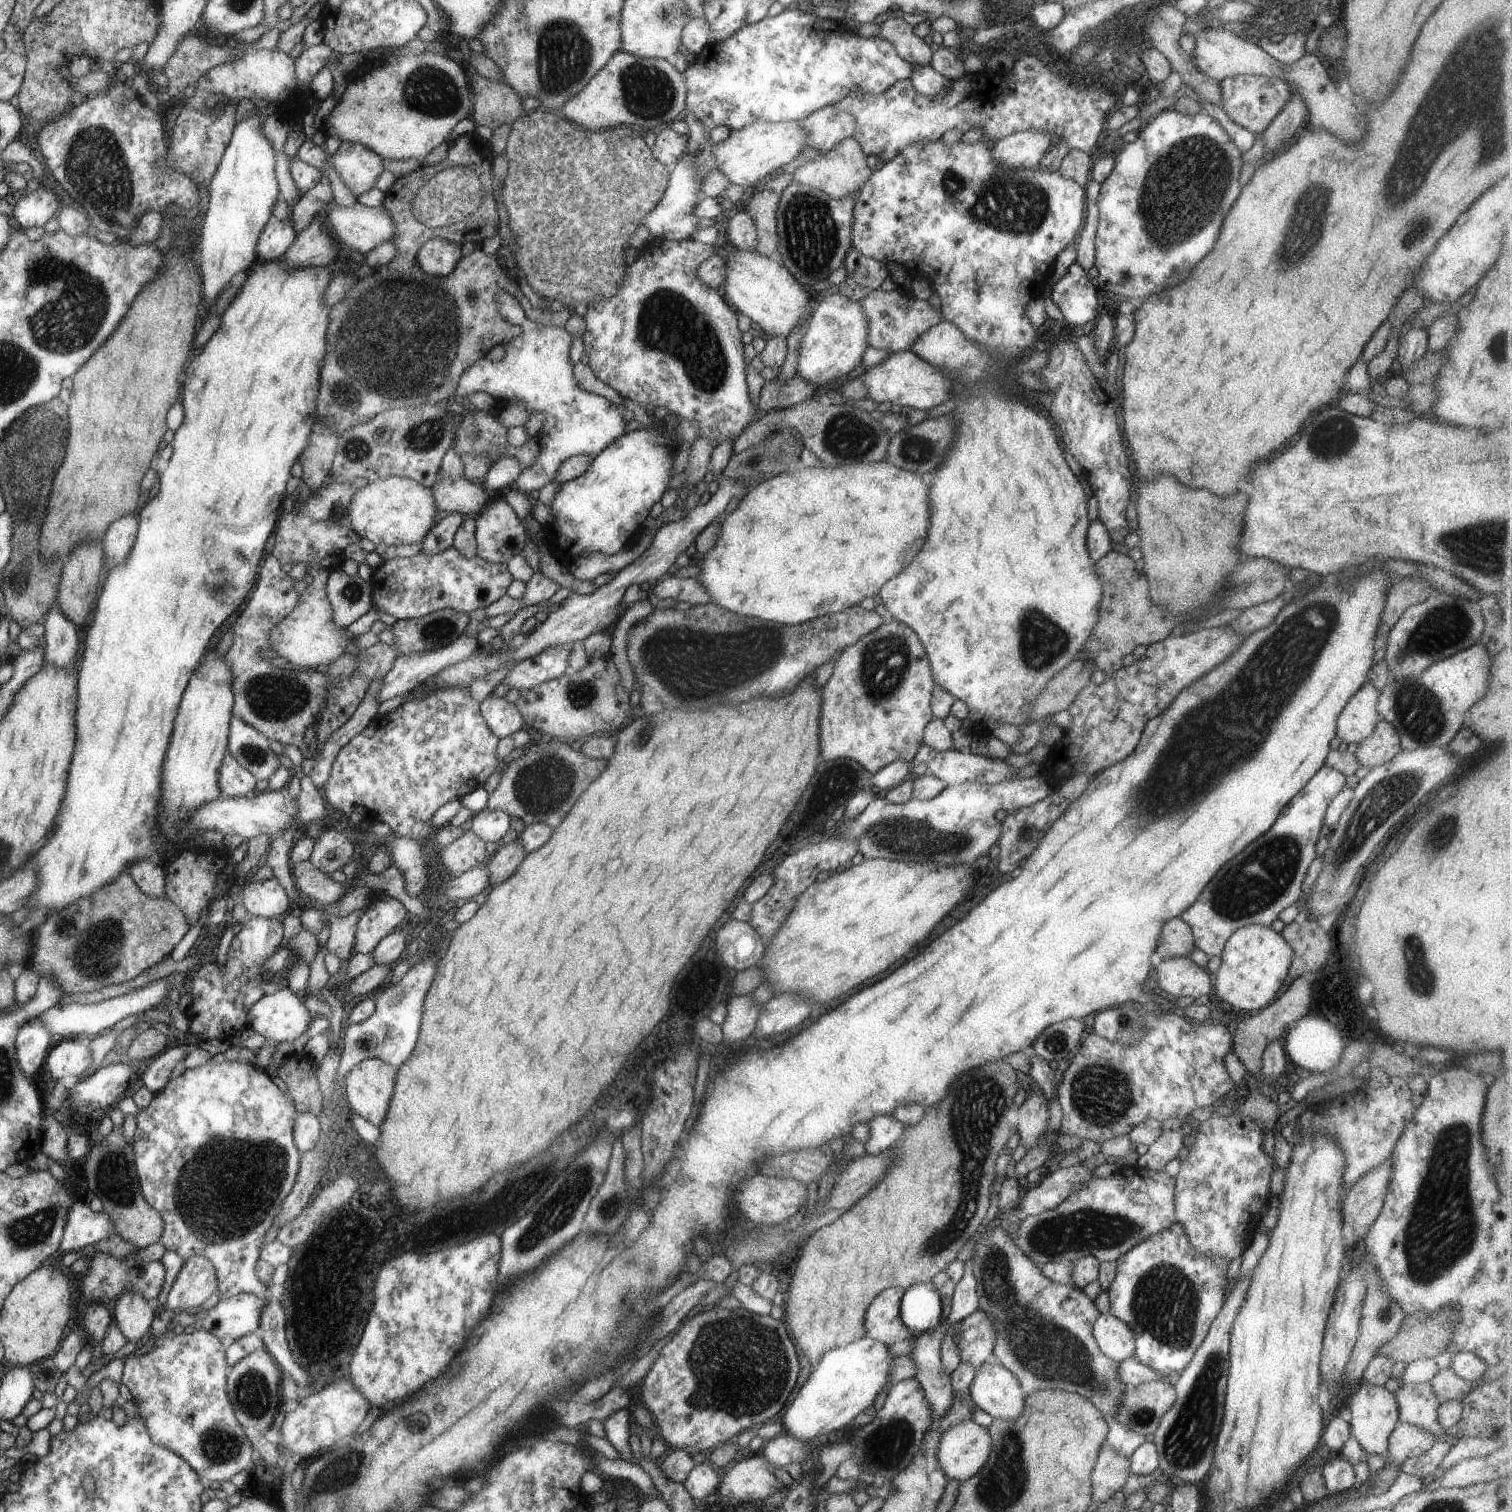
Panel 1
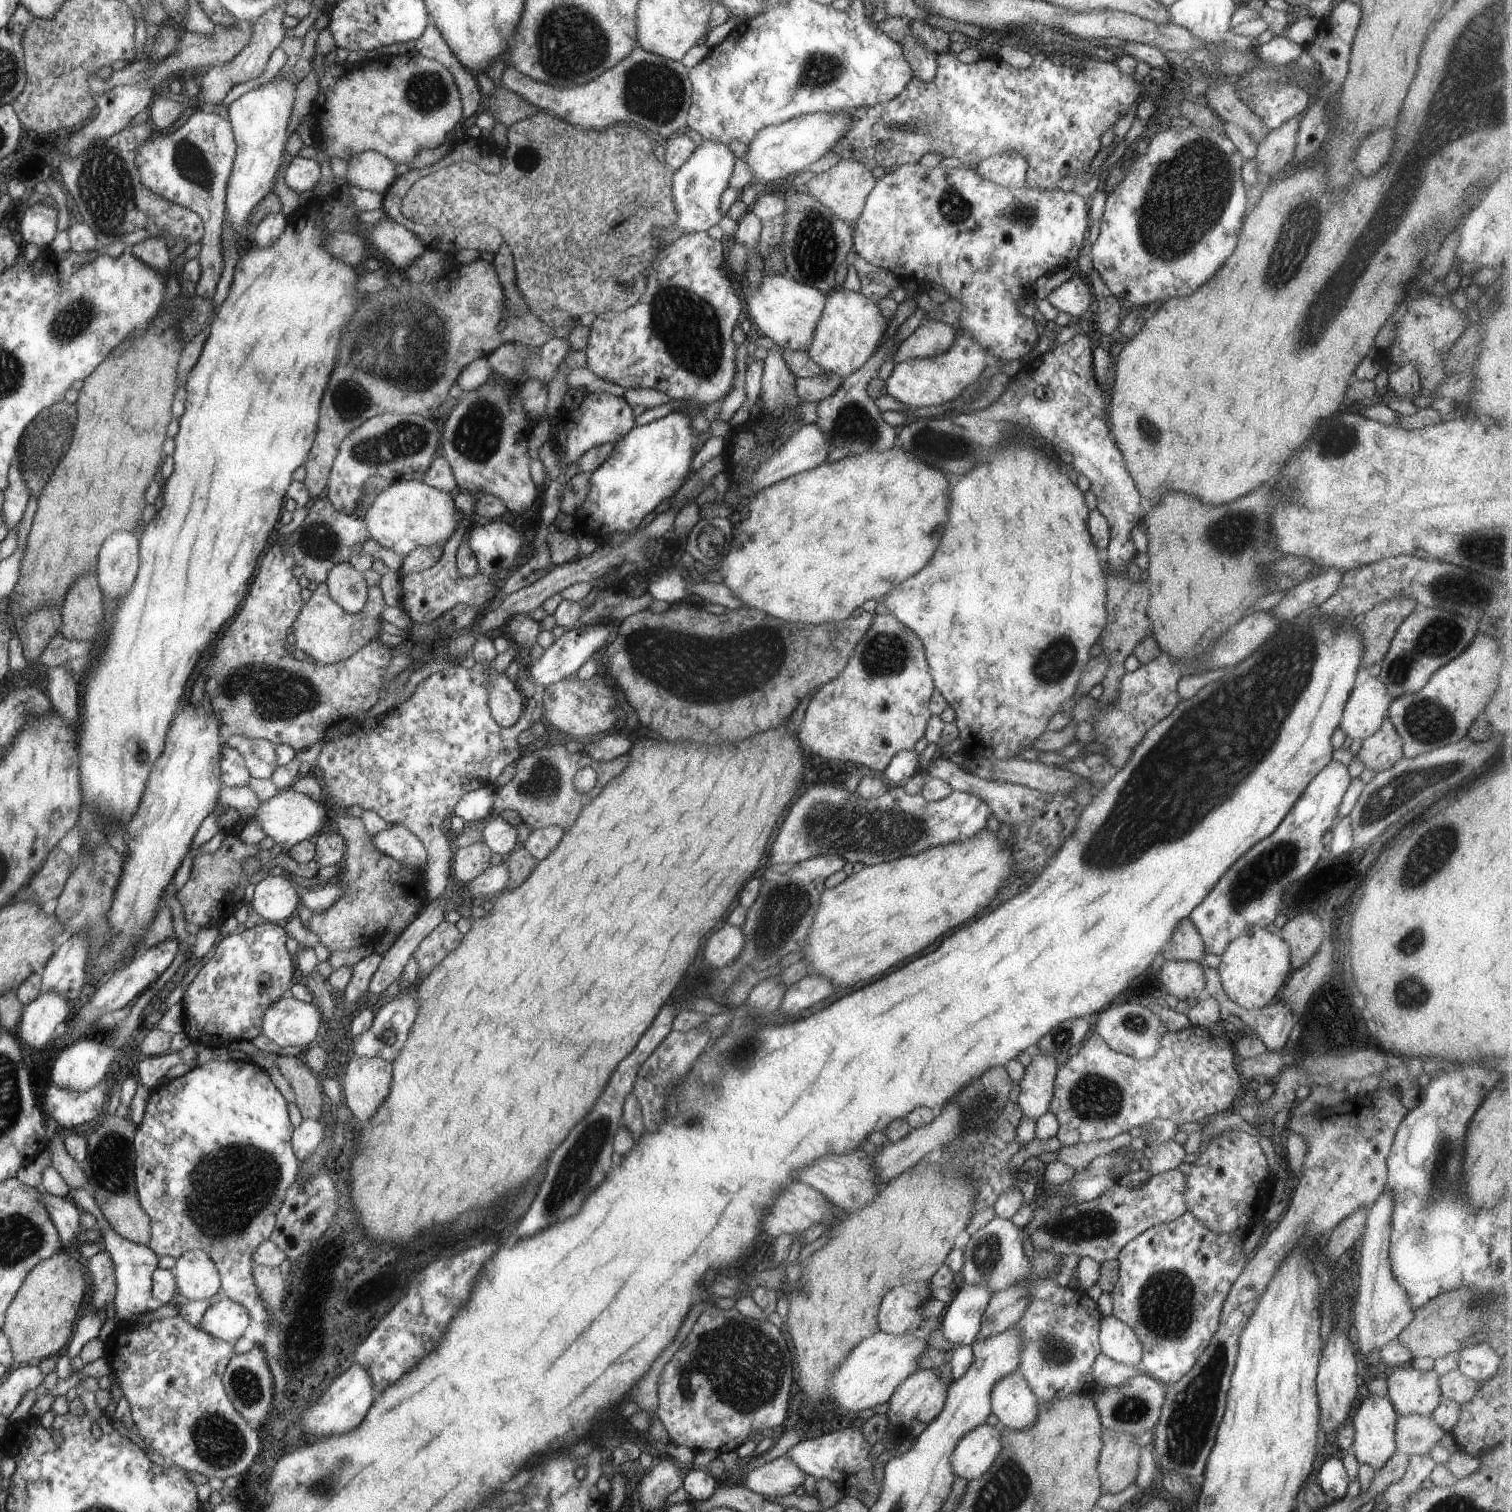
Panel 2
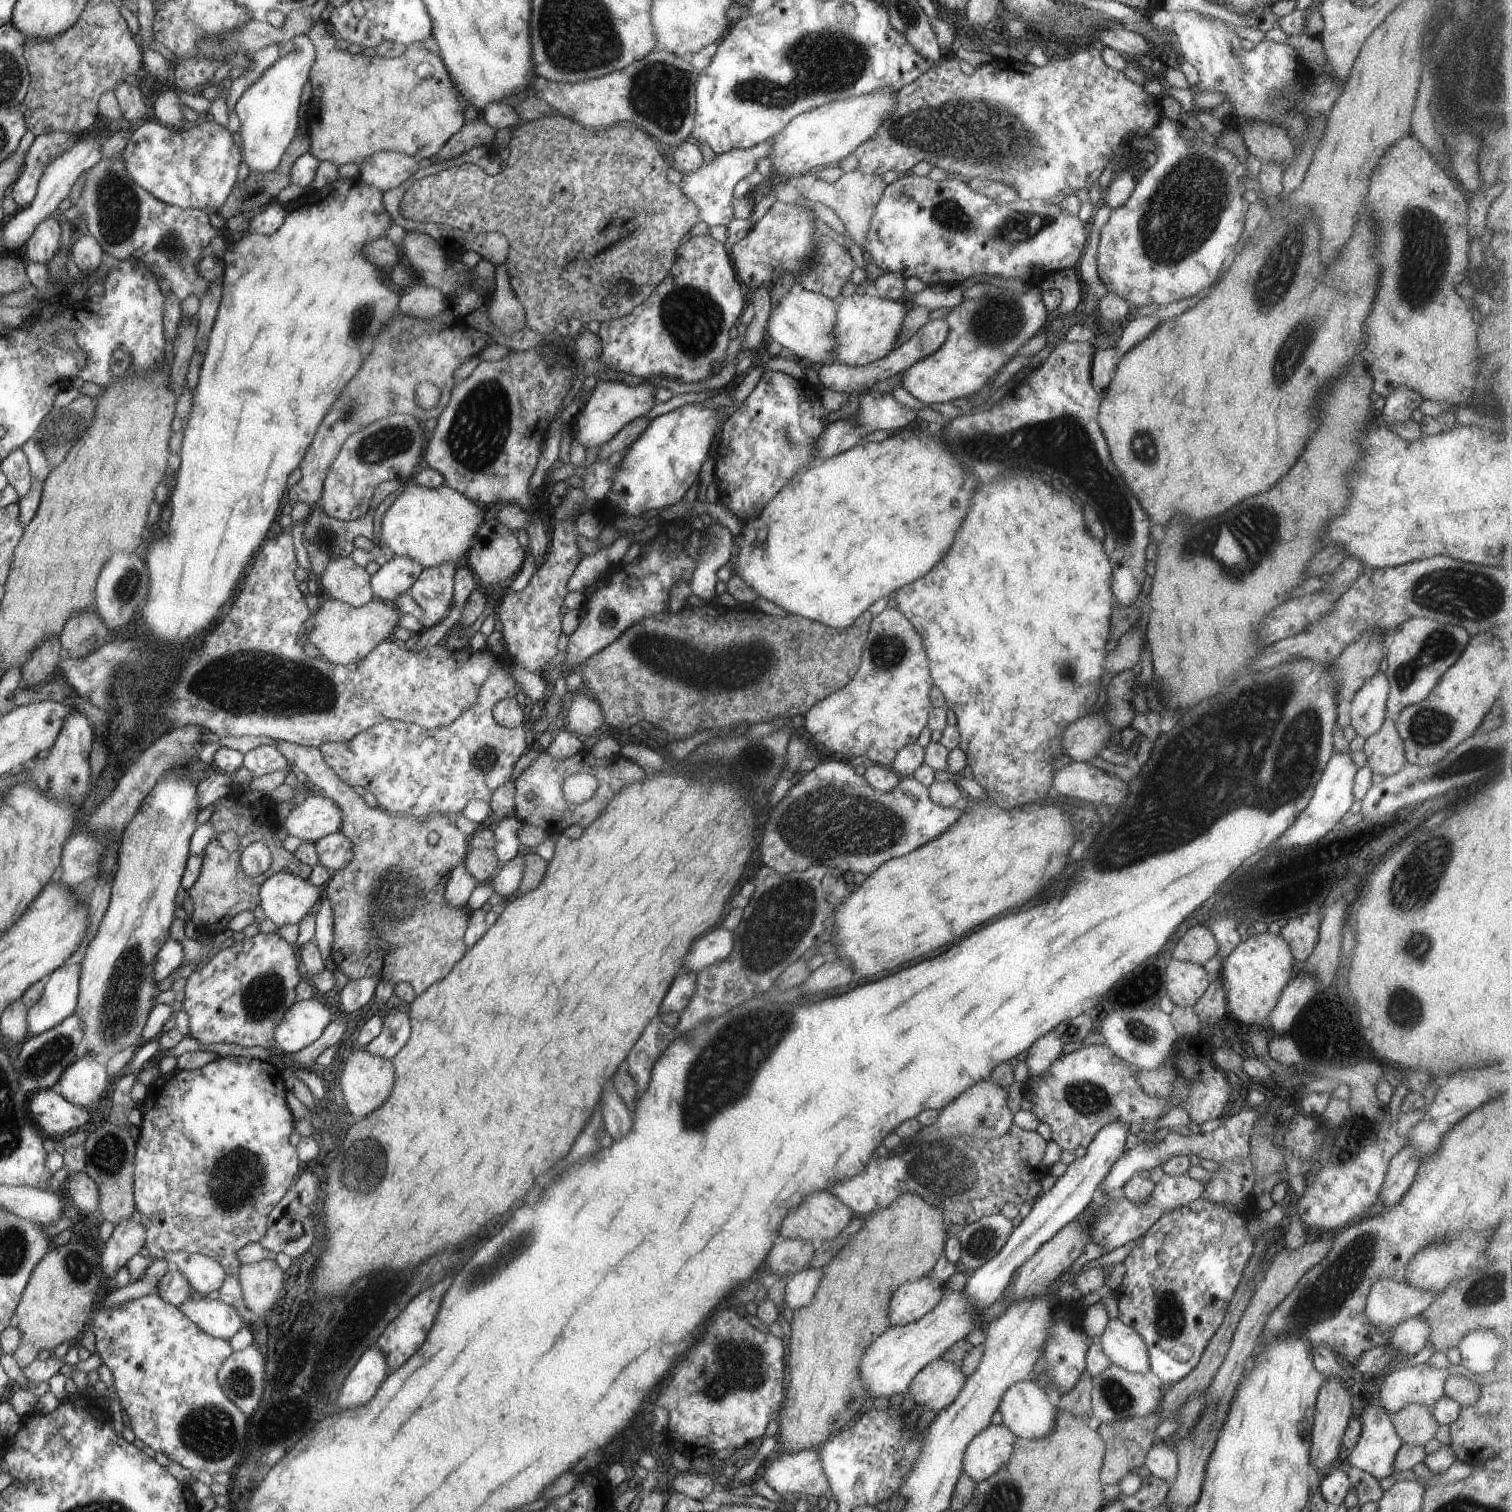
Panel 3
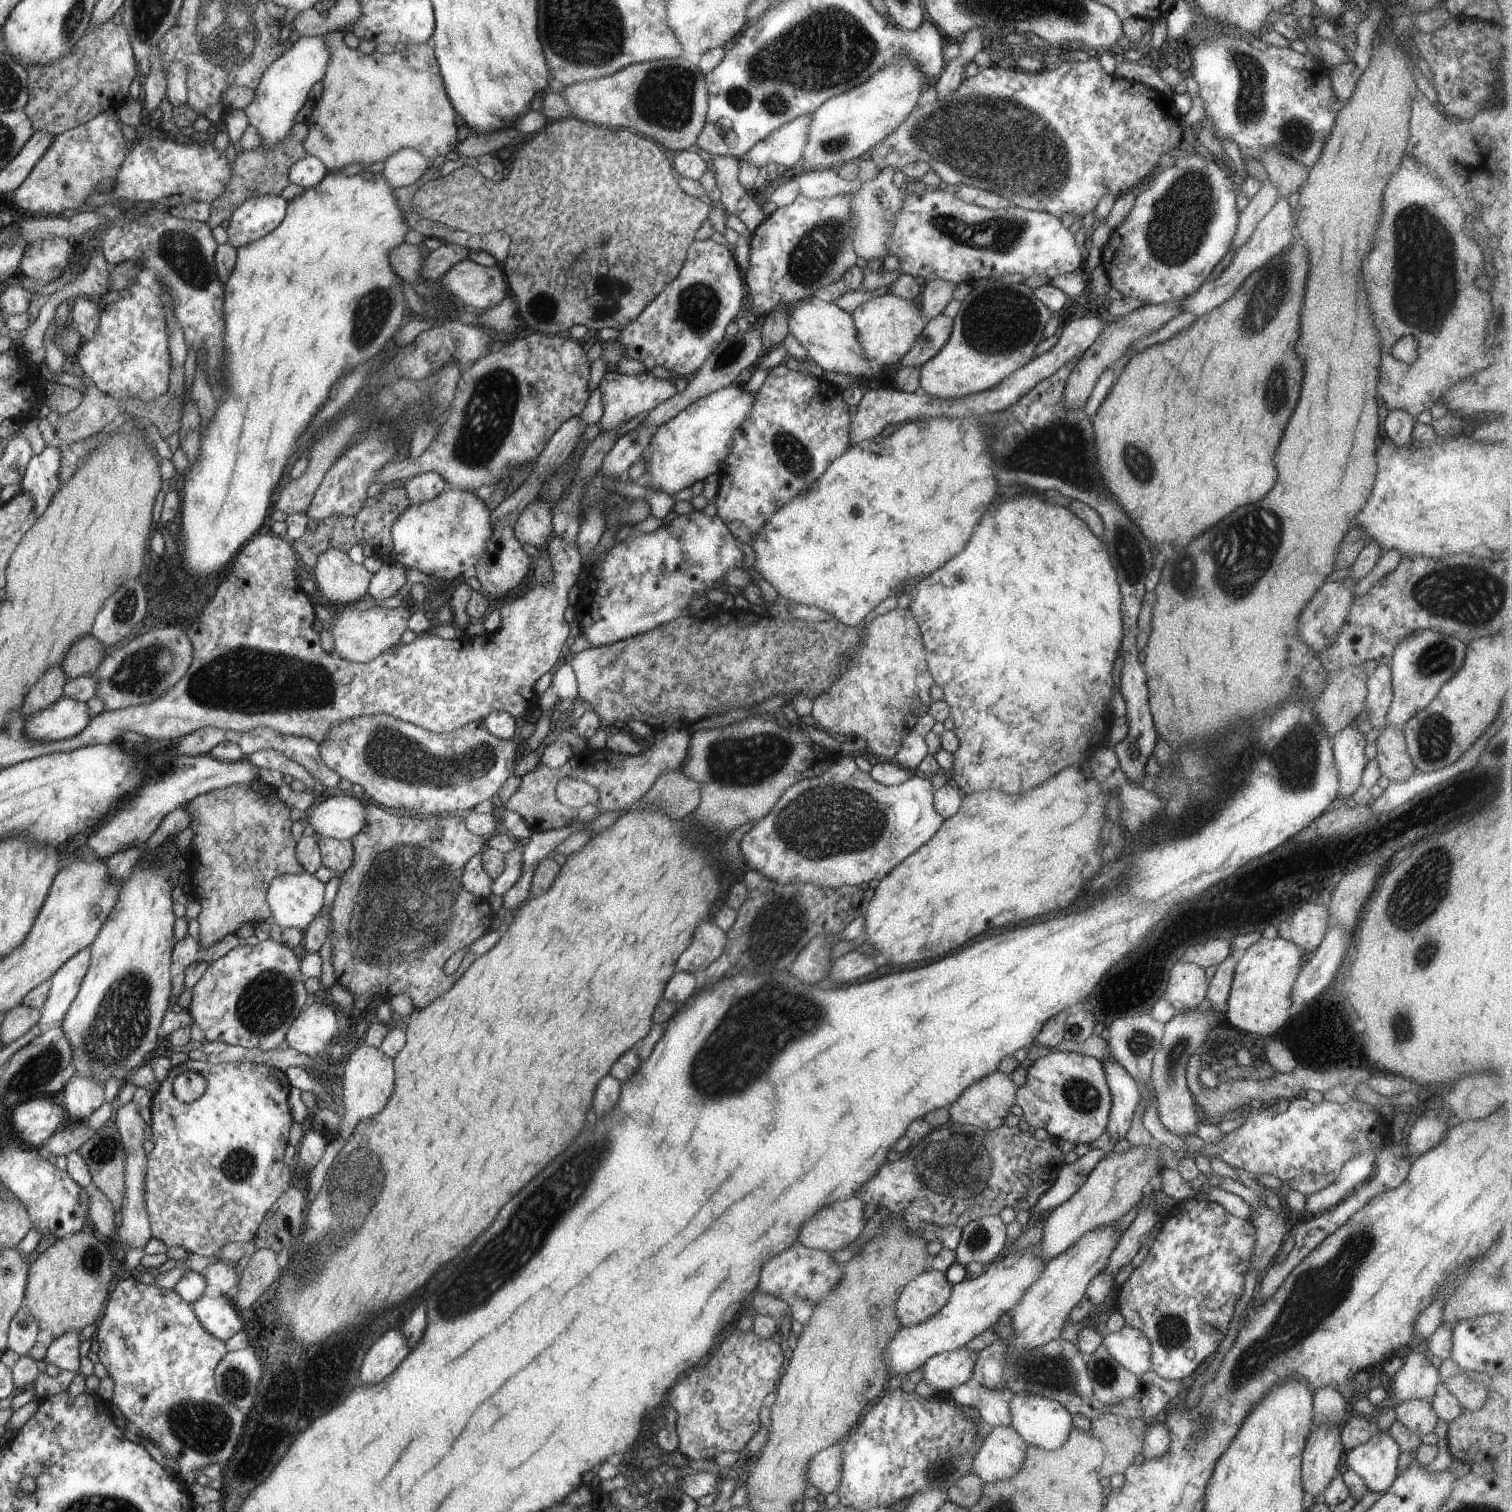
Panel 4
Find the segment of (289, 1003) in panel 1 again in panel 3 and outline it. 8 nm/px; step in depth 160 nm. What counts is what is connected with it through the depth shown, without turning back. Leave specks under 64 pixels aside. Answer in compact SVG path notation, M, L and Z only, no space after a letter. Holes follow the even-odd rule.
M313 999L297 1000L274 1028L277 1048L285 1056L300 1052L318 1041L331 1023L332 1012L328 1006Z

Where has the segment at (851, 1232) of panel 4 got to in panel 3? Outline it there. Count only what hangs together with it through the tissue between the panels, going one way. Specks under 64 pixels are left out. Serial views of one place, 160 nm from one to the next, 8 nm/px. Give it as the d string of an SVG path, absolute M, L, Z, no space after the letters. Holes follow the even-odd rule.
M828 1191L816 1192L790 1212L782 1222L782 1236L785 1239L799 1239L810 1242L815 1249L838 1237L848 1226L854 1212L842 1204Z

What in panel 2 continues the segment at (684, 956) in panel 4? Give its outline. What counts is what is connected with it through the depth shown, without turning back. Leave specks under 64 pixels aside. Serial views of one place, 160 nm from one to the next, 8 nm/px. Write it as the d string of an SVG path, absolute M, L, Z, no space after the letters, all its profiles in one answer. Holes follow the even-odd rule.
M724 924L704 944L704 964L720 969L729 965L744 946L745 936L741 927Z

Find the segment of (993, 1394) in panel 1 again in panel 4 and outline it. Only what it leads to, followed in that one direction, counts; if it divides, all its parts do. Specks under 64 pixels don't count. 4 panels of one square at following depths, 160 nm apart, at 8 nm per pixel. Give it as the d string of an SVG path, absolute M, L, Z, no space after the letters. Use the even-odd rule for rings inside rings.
M1009 1393L1011 1415L1013 1418L1011 1426L1029 1445L1047 1450L1055 1451L1062 1448L1068 1440L1072 1426L1072 1415L1059 1402L1046 1397L1022 1393L1014 1395Z

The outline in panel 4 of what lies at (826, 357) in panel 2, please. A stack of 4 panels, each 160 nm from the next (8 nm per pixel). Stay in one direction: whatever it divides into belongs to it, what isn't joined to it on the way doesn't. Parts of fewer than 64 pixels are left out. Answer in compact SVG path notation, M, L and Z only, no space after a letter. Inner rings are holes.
M892 293L872 297L871 300L864 302L851 312L851 315L863 351L871 362L880 367L897 367L928 322L918 302L898 298L898 295Z

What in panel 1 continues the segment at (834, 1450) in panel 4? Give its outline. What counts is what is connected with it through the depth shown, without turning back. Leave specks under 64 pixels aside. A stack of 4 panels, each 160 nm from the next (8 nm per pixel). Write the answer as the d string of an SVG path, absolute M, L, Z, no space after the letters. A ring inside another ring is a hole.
M759 1453L736 1462L733 1468L726 1472L716 1496L722 1495L738 1505L770 1498L783 1484L774 1476L772 1467Z

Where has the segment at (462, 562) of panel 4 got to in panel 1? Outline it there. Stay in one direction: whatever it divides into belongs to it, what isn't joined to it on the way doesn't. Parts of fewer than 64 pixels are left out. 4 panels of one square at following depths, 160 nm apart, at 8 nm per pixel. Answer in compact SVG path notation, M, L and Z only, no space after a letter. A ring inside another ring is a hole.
M396 476L379 479L376 483L368 482L367 486L352 496L348 506L348 520L352 530L376 546L401 546L420 542L429 534L428 530L436 525L436 514L438 507L434 502L433 490L413 479Z

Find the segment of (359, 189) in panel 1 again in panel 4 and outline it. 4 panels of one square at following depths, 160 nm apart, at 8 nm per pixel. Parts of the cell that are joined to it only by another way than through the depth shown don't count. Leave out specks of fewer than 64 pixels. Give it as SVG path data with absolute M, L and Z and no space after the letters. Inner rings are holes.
M400 149L385 160L382 174L396 190L398 187L409 187L418 182L431 164L421 151Z

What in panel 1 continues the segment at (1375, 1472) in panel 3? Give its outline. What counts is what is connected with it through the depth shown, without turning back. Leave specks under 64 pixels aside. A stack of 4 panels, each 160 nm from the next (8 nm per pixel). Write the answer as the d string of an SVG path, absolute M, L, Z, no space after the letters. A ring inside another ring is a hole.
M1361 1383L1360 1388L1350 1396L1348 1408L1350 1408L1351 1416L1348 1420L1351 1428L1351 1437L1358 1441L1367 1456L1378 1455L1387 1458L1388 1438L1392 1430L1394 1430L1400 1422L1396 1396L1386 1390L1385 1387Z

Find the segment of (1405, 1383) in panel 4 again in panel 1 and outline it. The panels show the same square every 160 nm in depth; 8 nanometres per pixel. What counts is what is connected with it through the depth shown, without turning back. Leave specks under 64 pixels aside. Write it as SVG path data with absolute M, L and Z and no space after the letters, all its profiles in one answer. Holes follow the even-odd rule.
M1429 1382L1424 1384L1403 1384L1393 1393L1396 1396L1400 1422L1418 1426L1444 1441L1449 1431L1440 1425L1438 1408L1441 1400L1434 1394Z

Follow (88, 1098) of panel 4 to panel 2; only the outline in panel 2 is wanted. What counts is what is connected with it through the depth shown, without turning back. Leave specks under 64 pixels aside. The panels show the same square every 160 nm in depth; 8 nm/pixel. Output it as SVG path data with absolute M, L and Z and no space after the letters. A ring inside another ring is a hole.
M93 1036L82 1037L75 1043L67 1046L52 1058L50 1082L57 1087L71 1091L87 1091L94 1088L100 1081L110 1075L111 1065L118 1058L120 1051L114 1047L94 1040Z

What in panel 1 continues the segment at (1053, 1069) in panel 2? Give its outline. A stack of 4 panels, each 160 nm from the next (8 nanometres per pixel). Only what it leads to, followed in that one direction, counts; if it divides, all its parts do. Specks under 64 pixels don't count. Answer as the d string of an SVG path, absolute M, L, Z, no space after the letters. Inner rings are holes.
M1031 1090L1026 1101L1018 1108L1018 1126L1020 1144L1026 1150L1032 1148L1046 1134L1050 1118L1048 1100L1038 1090Z

